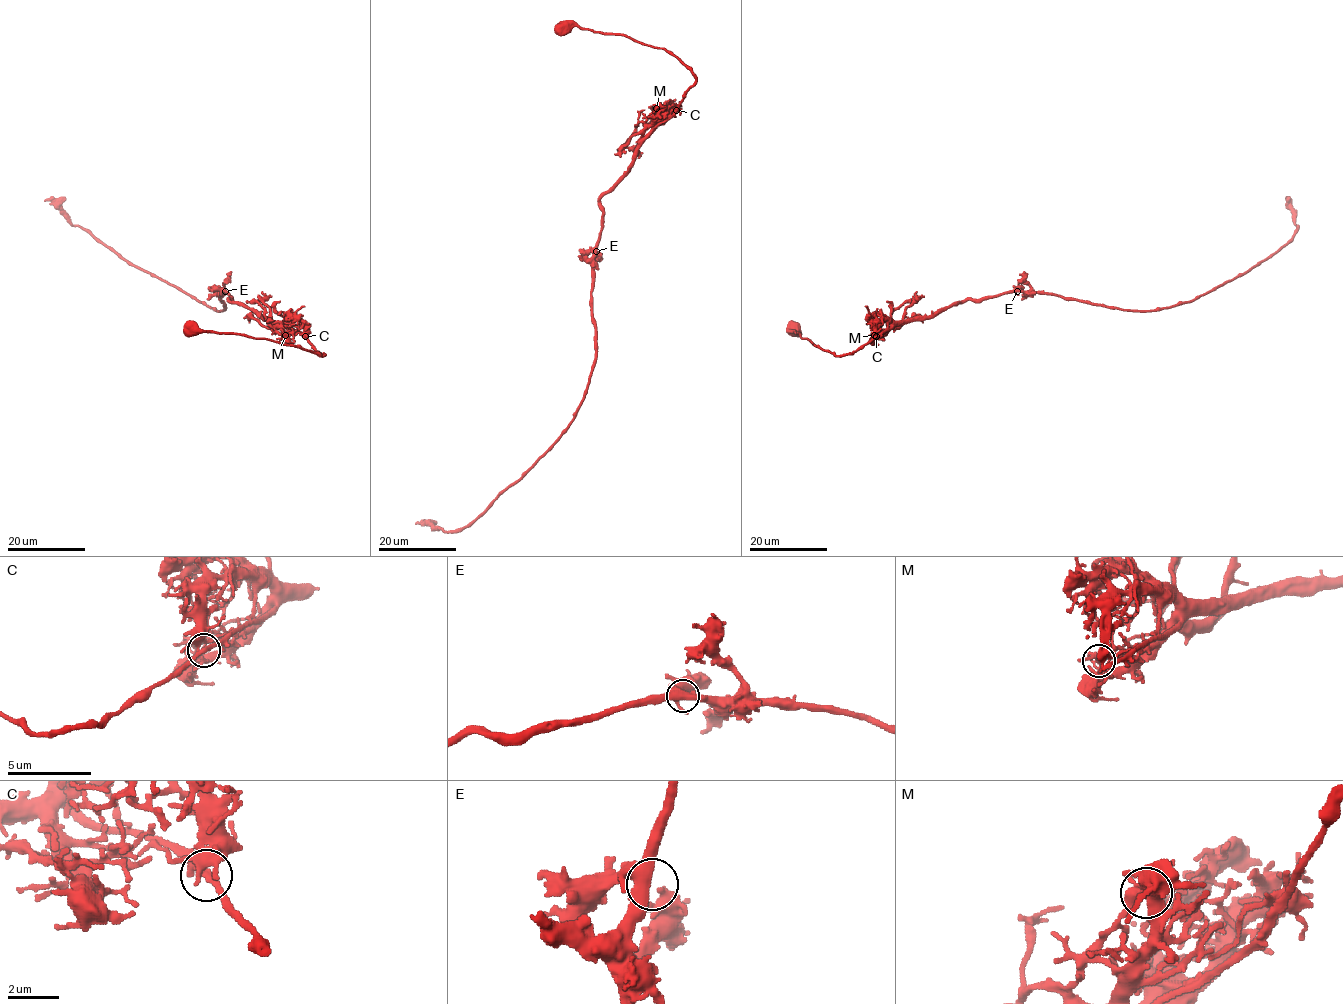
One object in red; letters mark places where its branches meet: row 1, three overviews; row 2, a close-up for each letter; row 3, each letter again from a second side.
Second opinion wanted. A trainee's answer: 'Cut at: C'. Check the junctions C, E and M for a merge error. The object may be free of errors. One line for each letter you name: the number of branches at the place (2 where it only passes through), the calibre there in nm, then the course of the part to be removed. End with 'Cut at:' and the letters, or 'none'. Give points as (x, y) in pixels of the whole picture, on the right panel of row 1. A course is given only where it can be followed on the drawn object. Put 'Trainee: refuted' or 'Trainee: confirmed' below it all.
Cut at: none
Trainee: refuted

